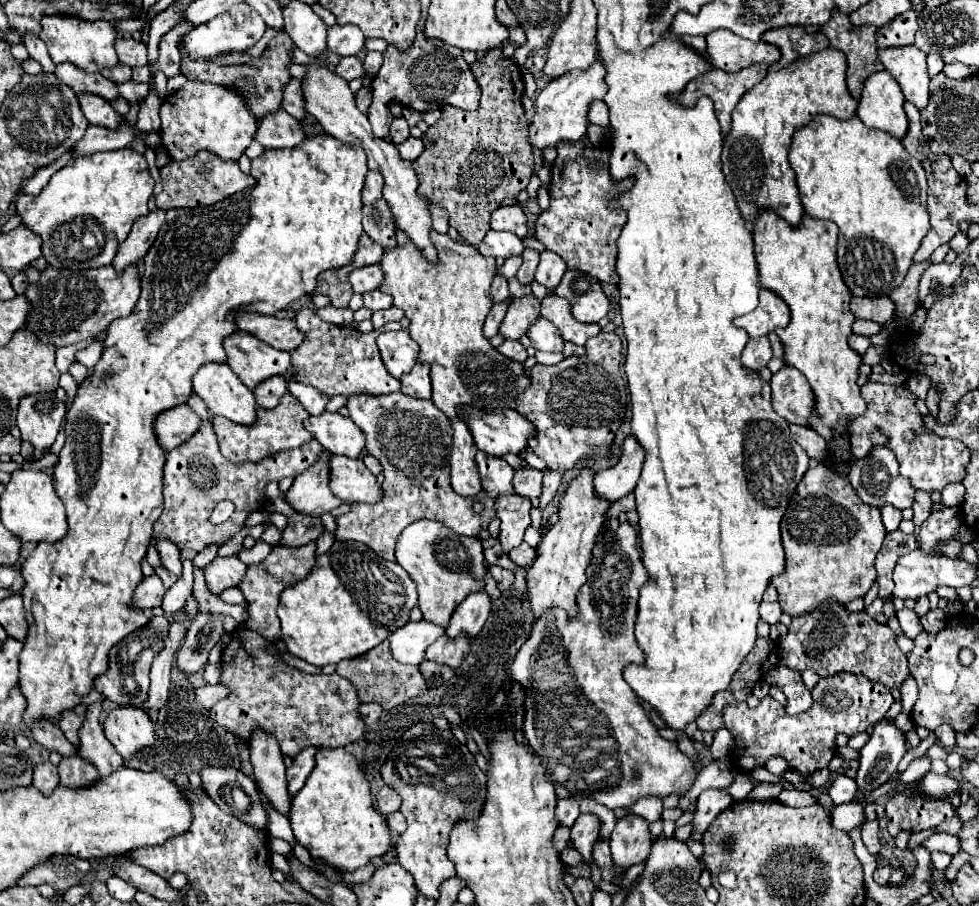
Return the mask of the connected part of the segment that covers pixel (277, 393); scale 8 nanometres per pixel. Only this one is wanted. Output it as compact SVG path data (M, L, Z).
M276 375L276 377L270 377L268 381L262 381L256 387L254 397L256 397L258 407L274 409L280 403L284 393L286 393L286 379L284 379L284 375Z

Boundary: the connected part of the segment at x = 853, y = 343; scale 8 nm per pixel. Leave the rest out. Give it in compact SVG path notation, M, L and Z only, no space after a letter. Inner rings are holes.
M850 335L848 345L850 345L856 353L864 355L864 353L866 353L866 349L870 347L870 339L868 339L868 337L862 337L862 335Z

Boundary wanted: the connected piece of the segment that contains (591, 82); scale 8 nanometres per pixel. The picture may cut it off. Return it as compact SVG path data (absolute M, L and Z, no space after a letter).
M596 57L596 61L588 69L576 69L568 71L556 79L550 79L548 85L540 91L536 101L536 113L530 123L530 143L538 149L556 145L558 141L580 141L586 135L588 129L588 111L592 101L604 99L608 93L608 85L604 81L606 67Z

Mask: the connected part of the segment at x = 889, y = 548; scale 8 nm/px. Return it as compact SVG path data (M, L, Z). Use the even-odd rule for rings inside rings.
M894 531L894 533L888 533L884 537L884 545L876 557L876 571L878 571L878 587L880 587L880 593L878 597L880 599L888 599L892 589L894 589L894 581L892 581L892 571L894 571L894 565L898 561L898 557L902 557L904 553L910 553L914 551L918 545L916 545L916 537L914 535L906 535L902 531Z

